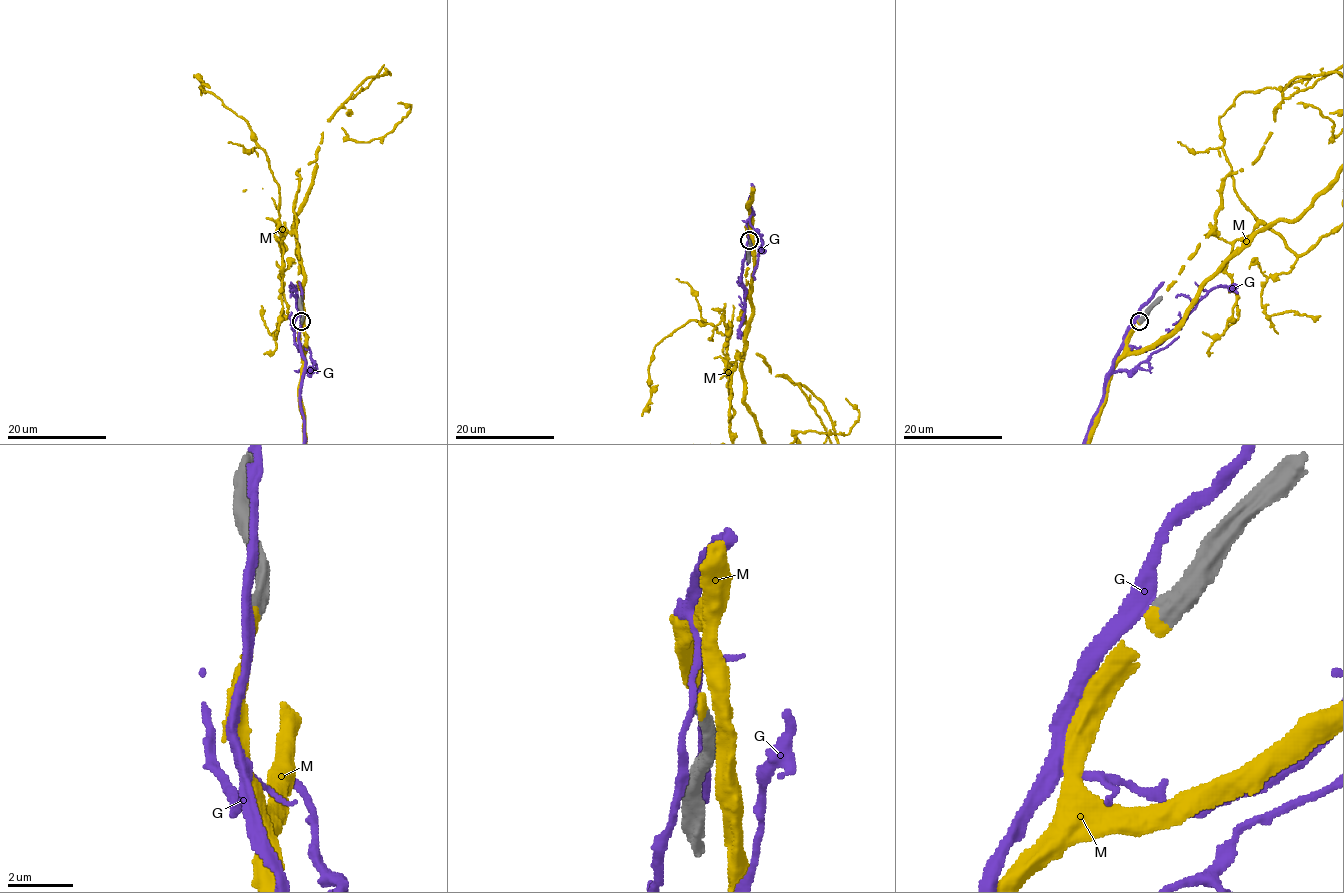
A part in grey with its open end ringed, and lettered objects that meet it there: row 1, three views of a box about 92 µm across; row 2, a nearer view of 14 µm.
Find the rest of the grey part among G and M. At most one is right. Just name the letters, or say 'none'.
M

